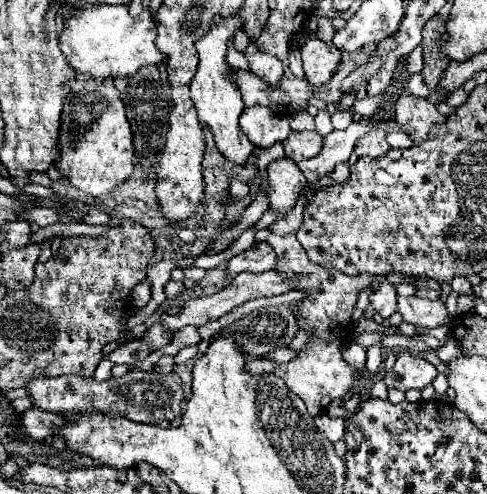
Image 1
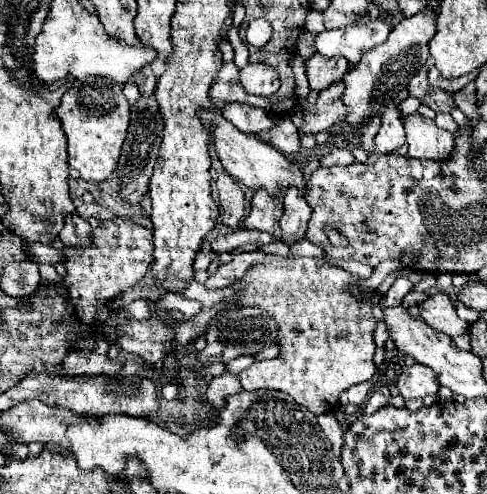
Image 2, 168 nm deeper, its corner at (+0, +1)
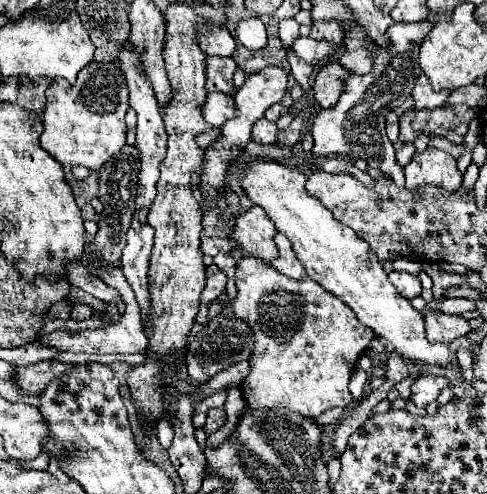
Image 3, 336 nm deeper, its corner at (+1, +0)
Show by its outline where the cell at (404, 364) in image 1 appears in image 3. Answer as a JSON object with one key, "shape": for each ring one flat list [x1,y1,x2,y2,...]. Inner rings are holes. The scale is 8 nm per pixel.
{"shape":[[422,376,412,384,412,396,410,400,416,406,426,408,430,402,434,402,440,392,450,384,450,380,446,376]]}

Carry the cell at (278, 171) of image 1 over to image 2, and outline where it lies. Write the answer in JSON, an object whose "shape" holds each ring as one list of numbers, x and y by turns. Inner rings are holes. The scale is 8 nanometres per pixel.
{"shape":[[257,191,251,203,251,213,245,217,245,229,267,231,275,237,281,237,279,219,283,215,283,207,279,203,279,195,271,195,267,191]]}

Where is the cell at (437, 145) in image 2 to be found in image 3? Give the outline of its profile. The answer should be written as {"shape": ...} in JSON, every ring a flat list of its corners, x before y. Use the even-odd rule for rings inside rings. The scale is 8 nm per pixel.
{"shape":[[434,148,414,154,412,162,404,168,404,174,408,190,432,184,448,192,456,192,462,186,462,174,456,170,456,160,450,154]]}

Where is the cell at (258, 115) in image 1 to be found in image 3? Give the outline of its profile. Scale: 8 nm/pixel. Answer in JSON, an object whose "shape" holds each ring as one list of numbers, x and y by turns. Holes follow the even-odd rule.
{"shape":[[212,92,202,104,202,114,212,126,222,126,230,116,234,116,234,98,224,92]]}

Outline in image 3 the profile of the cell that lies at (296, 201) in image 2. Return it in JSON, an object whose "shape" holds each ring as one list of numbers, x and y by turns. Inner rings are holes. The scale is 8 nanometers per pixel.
{"shape":[[280,232,274,236,276,240,276,248,278,248,278,258,274,260,274,264,270,264,274,270,278,270,280,274,294,278,294,280,304,280,306,278,306,270,302,266,302,262,296,258,292,244,286,236,282,236]]}

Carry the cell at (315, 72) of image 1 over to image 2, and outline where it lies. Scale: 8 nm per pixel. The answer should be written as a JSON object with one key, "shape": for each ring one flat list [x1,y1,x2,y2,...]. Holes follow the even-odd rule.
{"shape":[[313,55,309,59,305,59,305,69,307,69,307,79,311,89,315,91,323,91,327,89,331,83,339,81,345,71,347,71,349,63,343,57,323,57,323,55]]}

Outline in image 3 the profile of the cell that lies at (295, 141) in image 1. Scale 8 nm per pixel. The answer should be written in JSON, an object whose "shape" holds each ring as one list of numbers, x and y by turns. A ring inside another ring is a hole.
{"shape":[[260,118,254,126,252,126,252,140,258,144,274,144,278,134,278,128,274,122,268,122,266,118]]}

